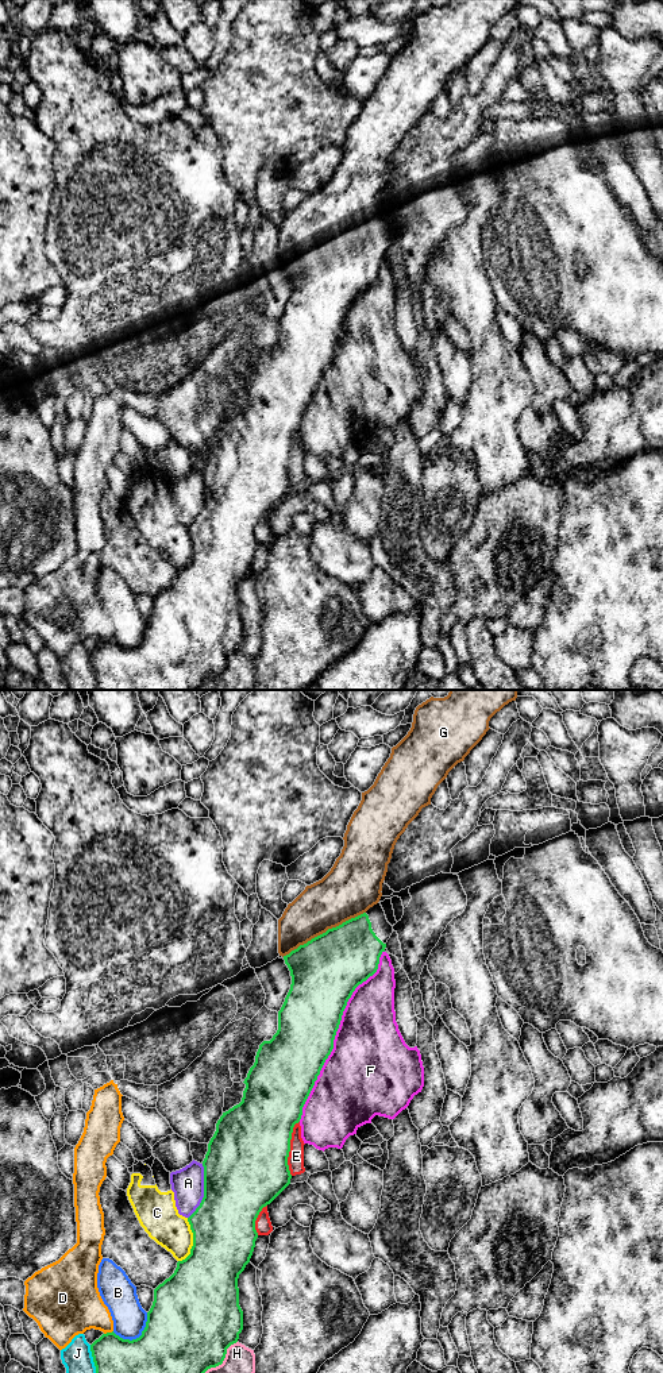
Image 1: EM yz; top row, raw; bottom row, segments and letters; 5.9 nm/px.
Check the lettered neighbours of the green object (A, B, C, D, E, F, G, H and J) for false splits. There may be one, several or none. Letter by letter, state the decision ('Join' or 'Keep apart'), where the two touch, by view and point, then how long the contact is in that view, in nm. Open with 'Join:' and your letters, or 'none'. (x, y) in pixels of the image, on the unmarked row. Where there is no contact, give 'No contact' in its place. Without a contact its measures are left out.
Join: G
A: Keep apart. Touches green at yz (204, 500). Shared border 340 nm
B: Keep apart. Touches green at yz (137, 647). Shared border 240 nm
C: Keep apart. Touches green at yz (193, 550). Shared border 280 nm
D: Keep apart. Touches green at yz (108, 641). Shared border 60 nm
E: Keep apart. Touches green at yz (289, 456). Shared border 340 nm
F: Keep apart. Touches green at yz (335, 343). Shared border 1150 nm
G: Join. Touches green at yz (323, 242). Shared border 550 nm
H: Keep apart. Touches green at yz (220, 672). Shared border 340 nm
J: Keep apart. Touches green at yz (93, 670). Shared border 220 nm

